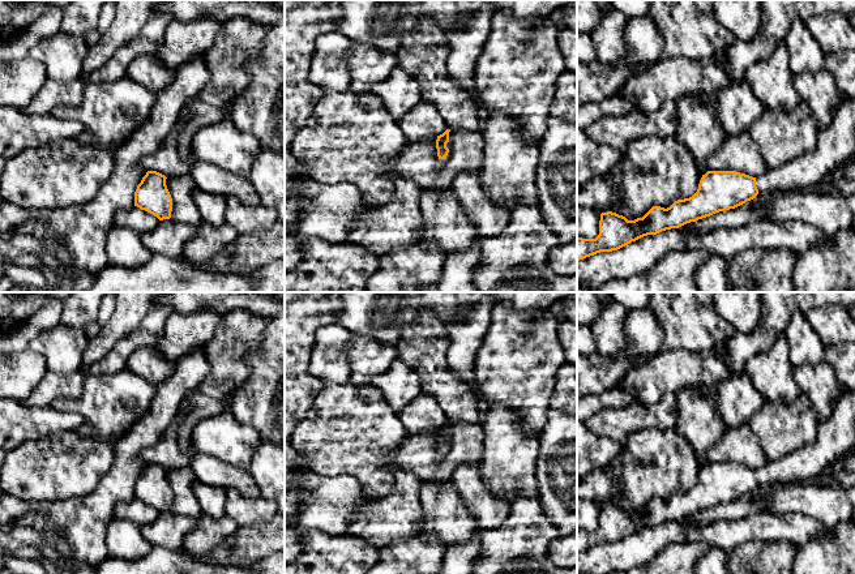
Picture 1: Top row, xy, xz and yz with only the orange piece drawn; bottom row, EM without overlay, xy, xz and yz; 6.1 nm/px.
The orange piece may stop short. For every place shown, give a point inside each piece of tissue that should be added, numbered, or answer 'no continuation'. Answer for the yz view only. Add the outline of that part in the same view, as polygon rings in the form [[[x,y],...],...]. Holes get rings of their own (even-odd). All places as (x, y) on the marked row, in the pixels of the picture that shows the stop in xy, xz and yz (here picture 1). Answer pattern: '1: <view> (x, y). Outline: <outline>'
1: yz (834, 145). Outline: [[[845,97],[832,125],[818,130],[815,150],[756,177],[758,192],[808,189],[855,155],[855,98]]]

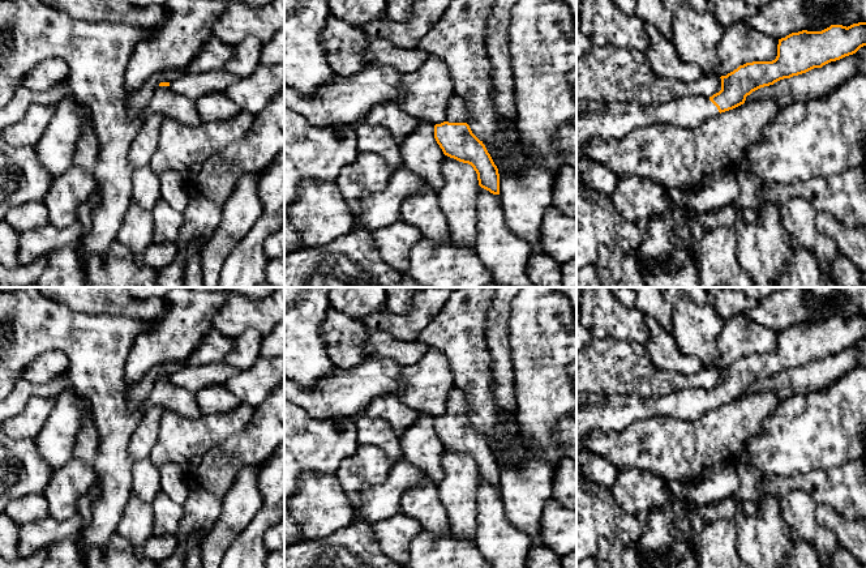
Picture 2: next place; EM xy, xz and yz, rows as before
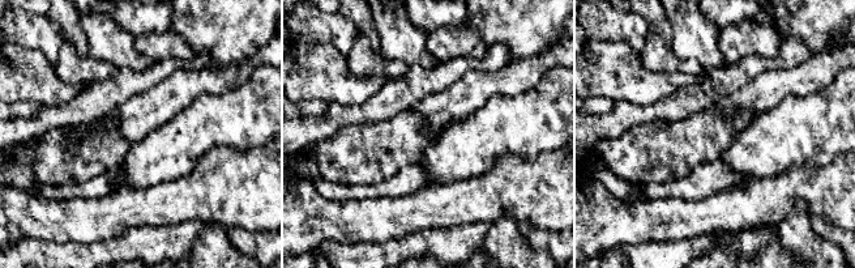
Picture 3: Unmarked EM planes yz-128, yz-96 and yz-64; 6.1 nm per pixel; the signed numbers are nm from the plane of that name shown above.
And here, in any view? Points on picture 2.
1: xz (455, 112). Outline: [[[454,94],[449,103],[446,110],[446,121],[449,123],[467,123],[467,112],[463,99]]]

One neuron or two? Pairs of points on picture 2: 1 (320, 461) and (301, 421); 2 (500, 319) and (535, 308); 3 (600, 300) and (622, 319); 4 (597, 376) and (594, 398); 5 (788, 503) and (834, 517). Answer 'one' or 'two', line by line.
1: one
2: two
3: one
4: two
5: two

